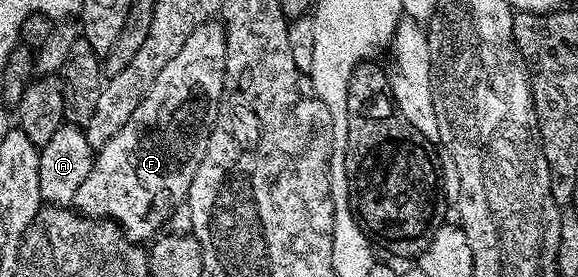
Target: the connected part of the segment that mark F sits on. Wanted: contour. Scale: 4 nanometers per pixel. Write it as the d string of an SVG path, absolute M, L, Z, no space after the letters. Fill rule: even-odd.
M218 20L206 21L191 32L181 51L161 67L157 79L153 79L133 115L129 115L125 127L121 127L121 131L117 131L117 135L96 152L89 179L81 183L73 202L78 212L85 217L114 221L136 243L150 242L164 228L172 210L186 202L193 175L197 175L197 167L205 155L209 135L219 114L219 100L223 97L226 54L227 30Z

